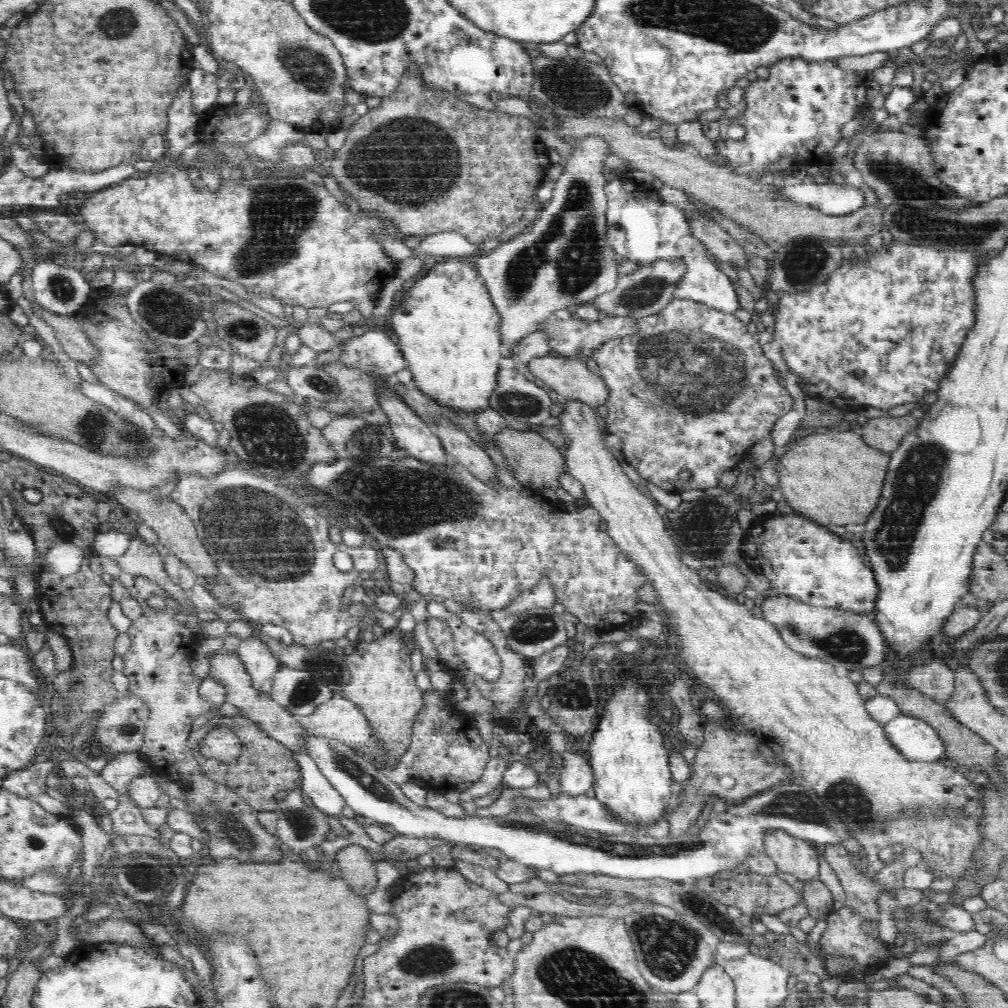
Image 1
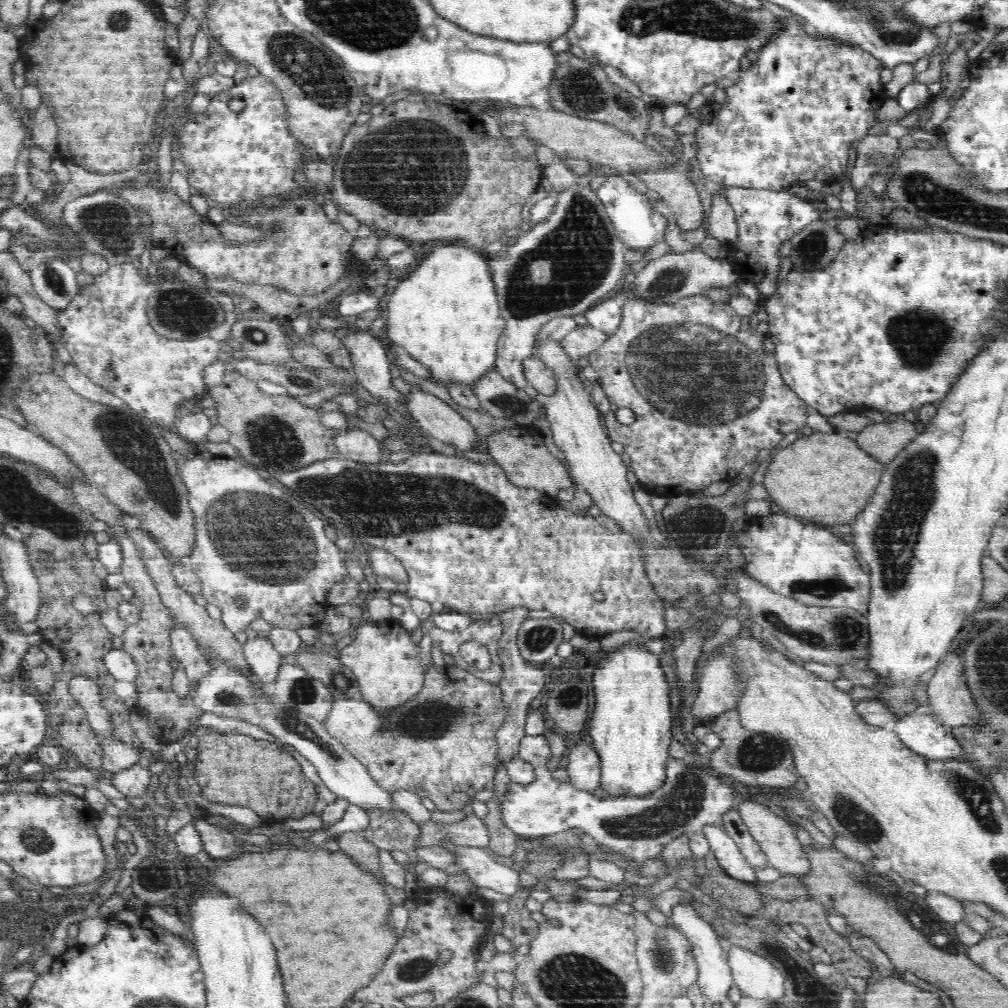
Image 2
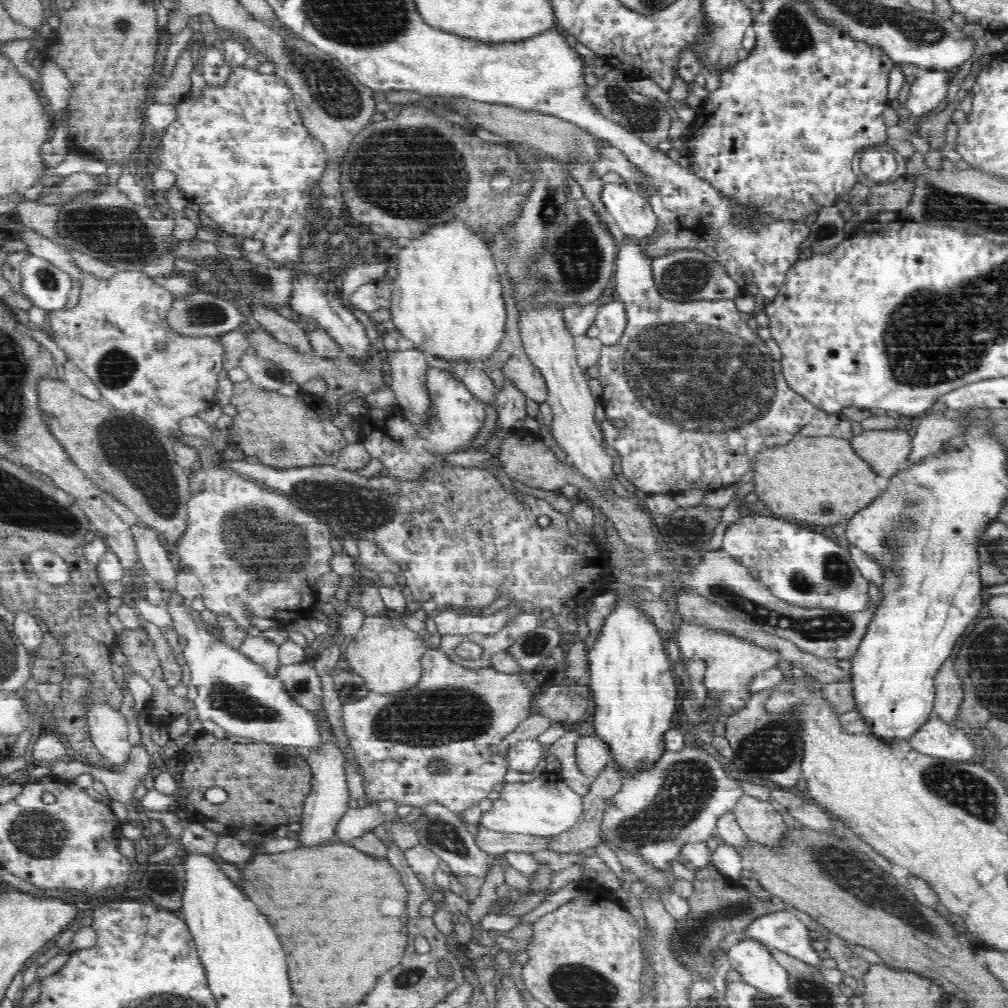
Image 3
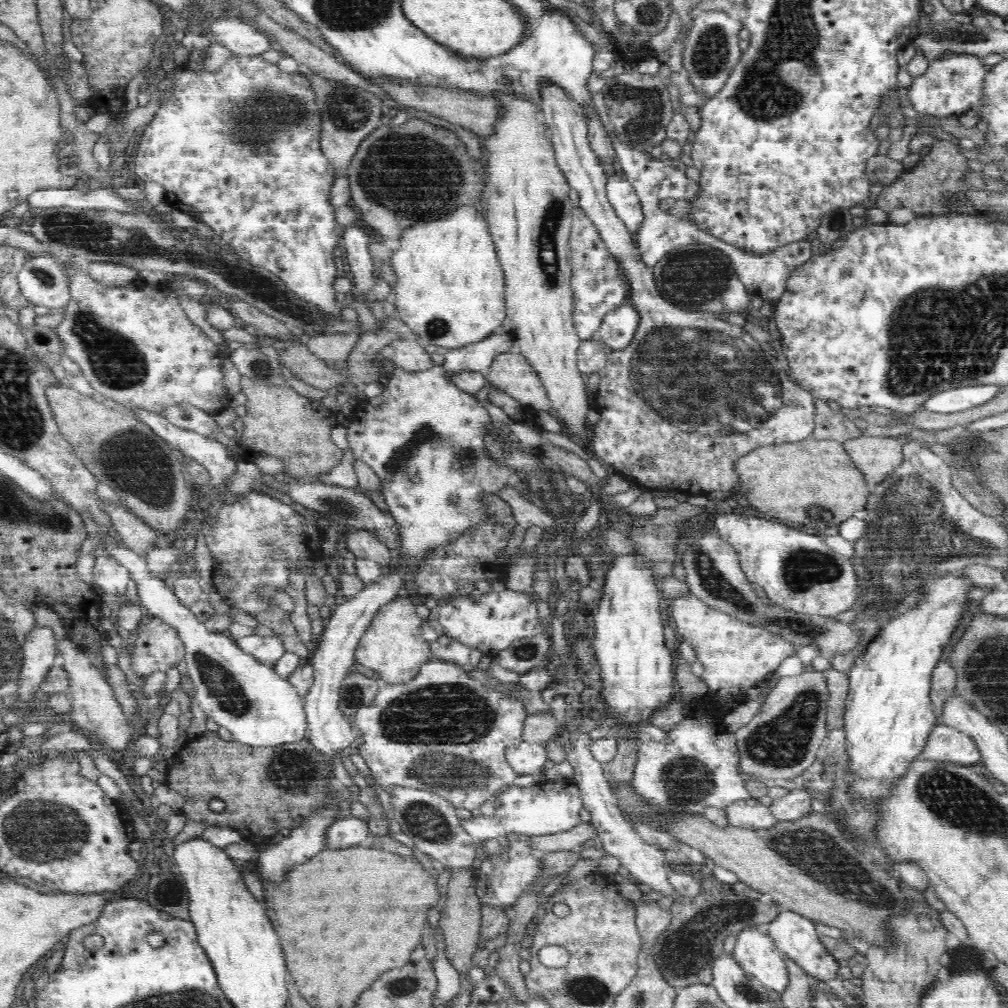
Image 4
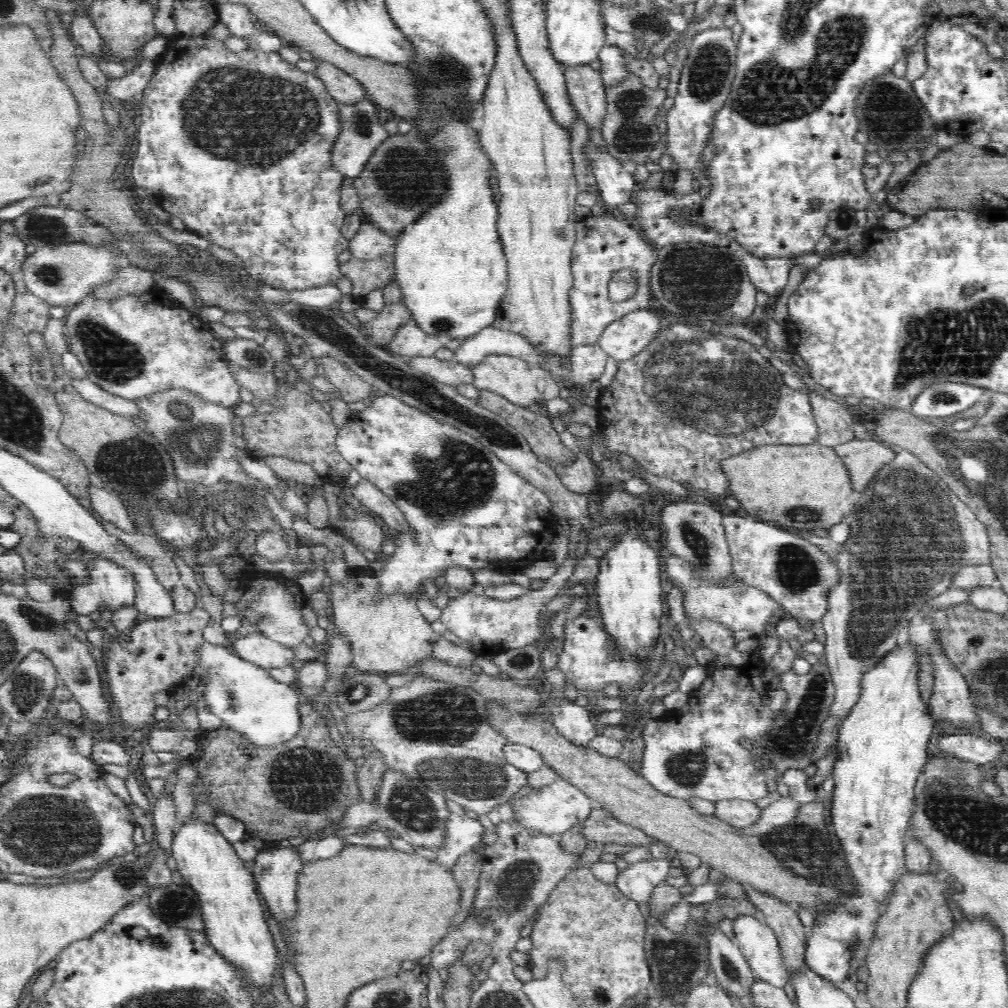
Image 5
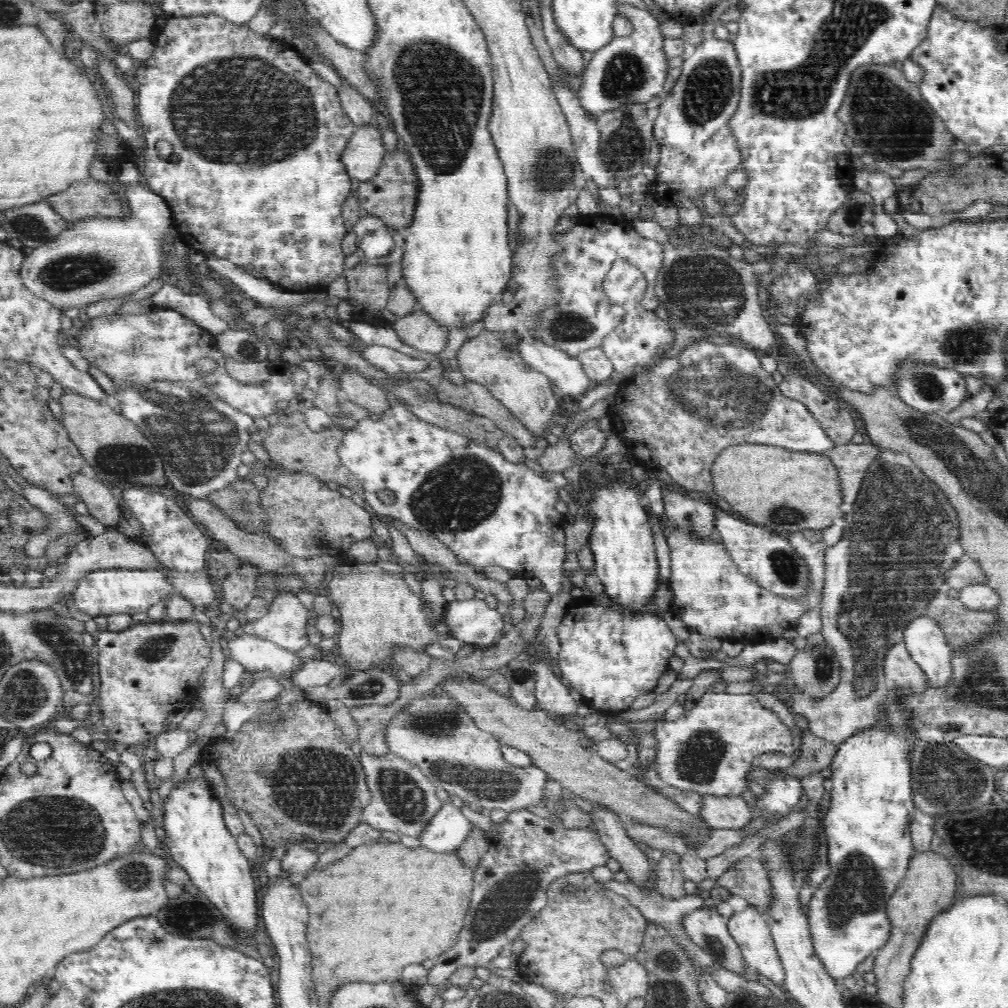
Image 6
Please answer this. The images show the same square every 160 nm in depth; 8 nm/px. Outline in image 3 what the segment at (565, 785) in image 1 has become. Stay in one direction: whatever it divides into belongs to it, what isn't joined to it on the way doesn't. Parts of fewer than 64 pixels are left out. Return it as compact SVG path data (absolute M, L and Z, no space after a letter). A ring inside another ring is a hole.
M580 737L575 749L576 762L582 774L593 778L608 764L611 758L605 742L598 737Z

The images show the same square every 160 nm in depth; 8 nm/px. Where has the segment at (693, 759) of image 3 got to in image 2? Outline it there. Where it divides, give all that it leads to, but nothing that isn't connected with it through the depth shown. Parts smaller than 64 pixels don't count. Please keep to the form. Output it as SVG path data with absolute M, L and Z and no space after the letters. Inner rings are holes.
M526 735L520 740L517 756L532 764L535 768L536 780L530 784L510 784L508 792L502 796L502 823L520 837L544 837L559 833L560 835L569 829L582 830L590 835L596 843L636 861L644 863L646 859L656 858L663 849L678 838L680 834L692 835L700 832L705 827L719 824L722 816L734 806L735 792L726 782L712 776L702 765L694 760L678 760L669 757L665 772L666 782L663 788L648 798L612 798L606 795L594 796L589 792L575 788L570 783L558 782L553 778L554 773L548 769L548 760L551 757L550 743L544 735Z

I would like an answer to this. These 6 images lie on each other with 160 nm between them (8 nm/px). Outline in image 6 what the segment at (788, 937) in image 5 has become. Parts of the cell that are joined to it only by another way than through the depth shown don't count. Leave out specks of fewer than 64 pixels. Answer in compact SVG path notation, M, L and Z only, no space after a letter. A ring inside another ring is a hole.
M754 857L742 858L728 871L723 872L717 883L727 888L733 896L741 896L765 915L772 900L769 875L762 862Z

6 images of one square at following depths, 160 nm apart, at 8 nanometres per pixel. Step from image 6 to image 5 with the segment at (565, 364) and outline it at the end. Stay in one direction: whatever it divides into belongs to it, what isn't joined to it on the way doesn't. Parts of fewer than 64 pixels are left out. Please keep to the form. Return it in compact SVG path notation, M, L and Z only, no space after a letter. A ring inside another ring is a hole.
M488 326L476 336L464 340L455 352L454 360L472 368L489 354L518 357L531 366L543 368L552 377L561 376L562 384L572 384L570 363L566 369L562 369L555 358L541 358L539 352L535 352L524 337L496 329L494 326Z

